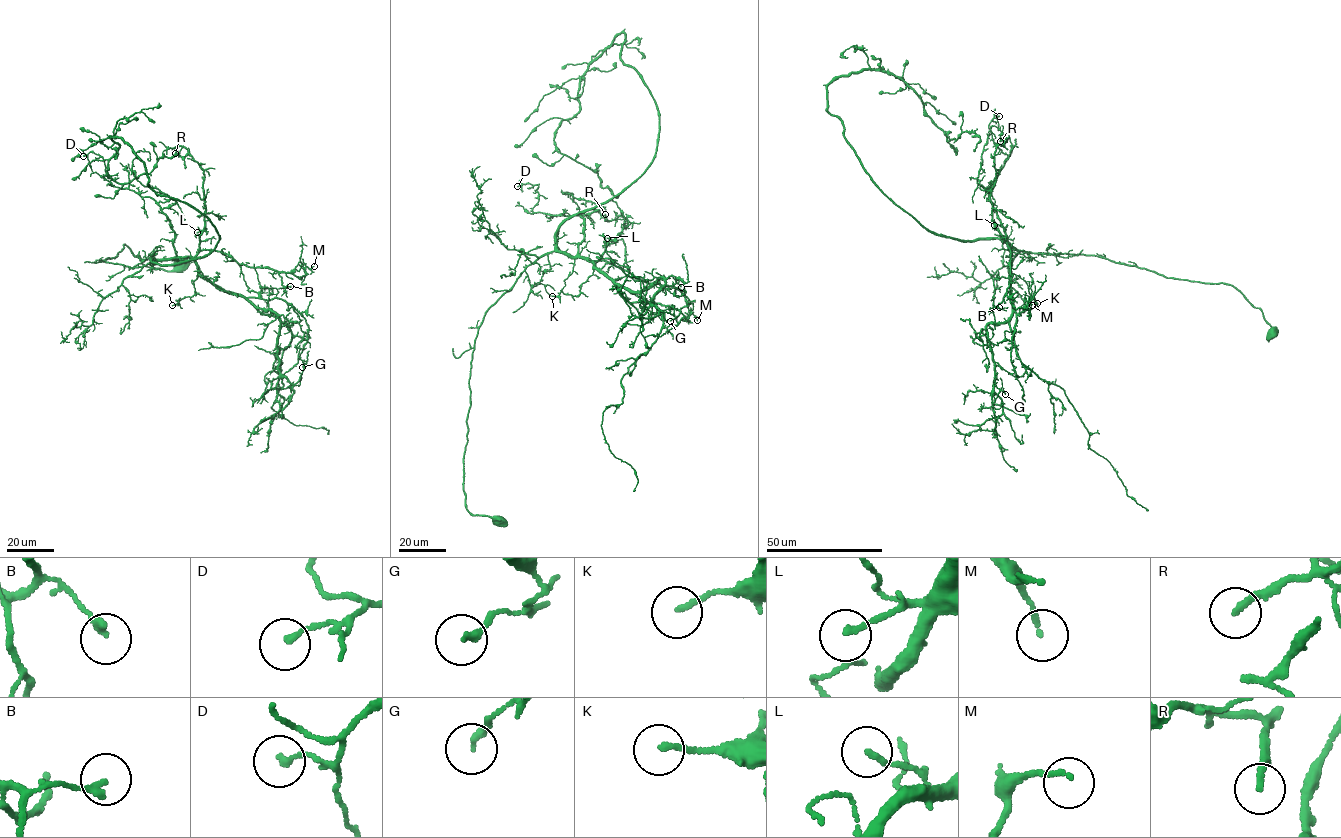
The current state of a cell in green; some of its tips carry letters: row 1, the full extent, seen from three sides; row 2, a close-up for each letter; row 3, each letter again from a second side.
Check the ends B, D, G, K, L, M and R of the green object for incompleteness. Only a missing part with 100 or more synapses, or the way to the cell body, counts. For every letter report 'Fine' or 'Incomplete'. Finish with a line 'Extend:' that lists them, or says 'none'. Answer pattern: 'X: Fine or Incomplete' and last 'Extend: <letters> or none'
B: Fine
D: Fine
G: Fine
K: Fine
L: Fine
M: Fine
R: Fine
Extend: none

